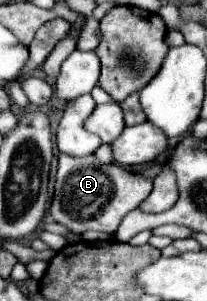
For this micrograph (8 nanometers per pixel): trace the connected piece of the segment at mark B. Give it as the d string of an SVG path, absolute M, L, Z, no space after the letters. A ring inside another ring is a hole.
M60 153L58 161L60 163L56 173L56 187L50 205L50 215L56 223L66 225L74 233L84 233L84 231L116 233L122 217L128 211L136 209L152 191L152 179L142 177L140 173L126 171L116 163L100 165L100 161L94 155L72 157Z

